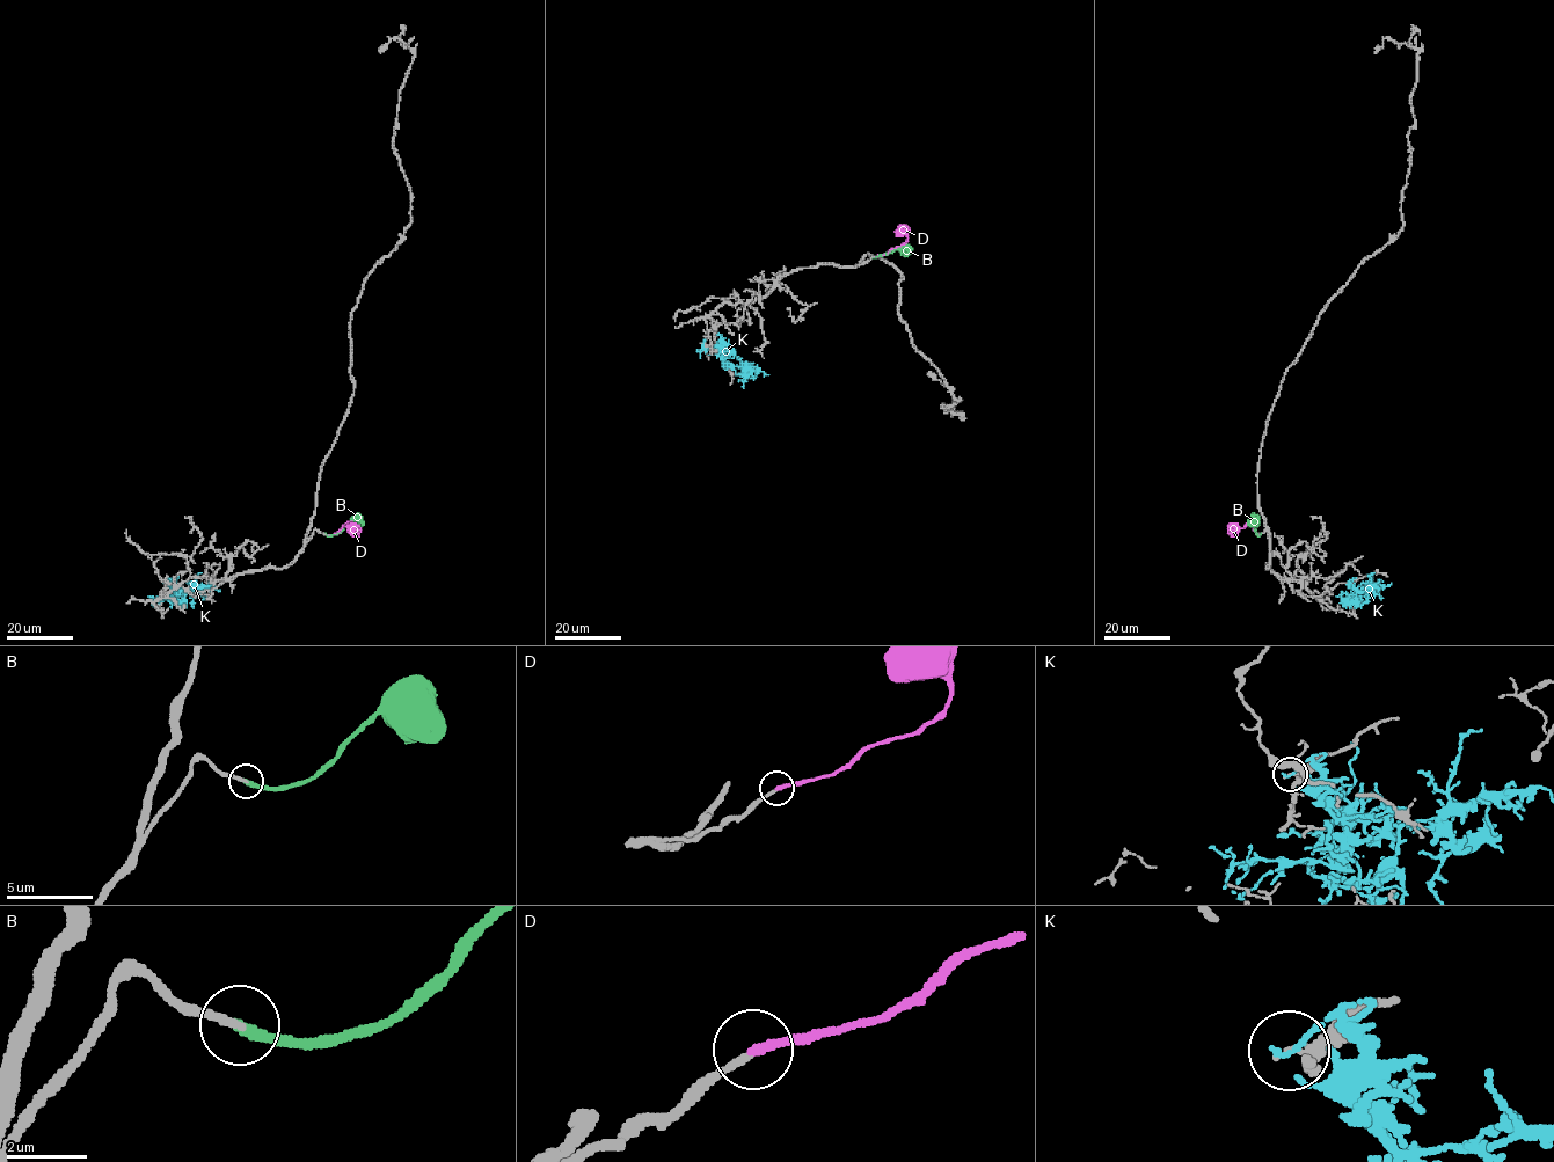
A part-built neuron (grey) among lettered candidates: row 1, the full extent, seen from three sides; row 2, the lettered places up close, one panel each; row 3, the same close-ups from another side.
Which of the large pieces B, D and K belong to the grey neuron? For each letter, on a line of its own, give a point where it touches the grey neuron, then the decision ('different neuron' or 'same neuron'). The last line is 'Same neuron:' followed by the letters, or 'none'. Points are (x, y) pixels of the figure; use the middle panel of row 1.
B: meets grey at (873, 257); different neuron
D: meets grey at (874, 256); same neuron
K: meets grey at (713, 346); different neuron
Same neuron: D

